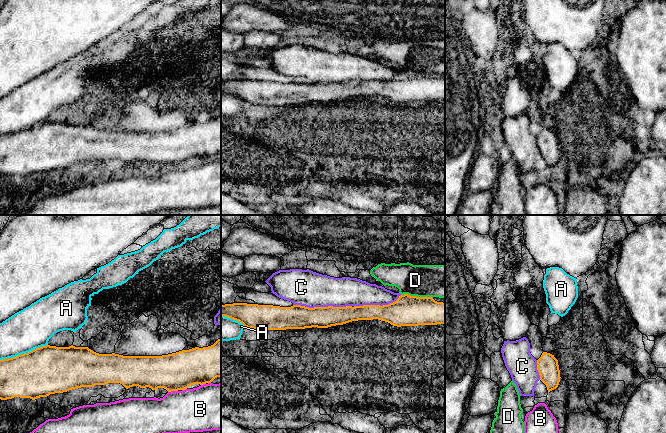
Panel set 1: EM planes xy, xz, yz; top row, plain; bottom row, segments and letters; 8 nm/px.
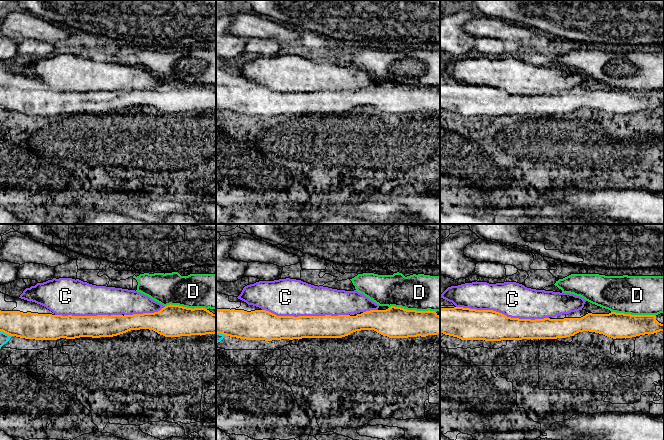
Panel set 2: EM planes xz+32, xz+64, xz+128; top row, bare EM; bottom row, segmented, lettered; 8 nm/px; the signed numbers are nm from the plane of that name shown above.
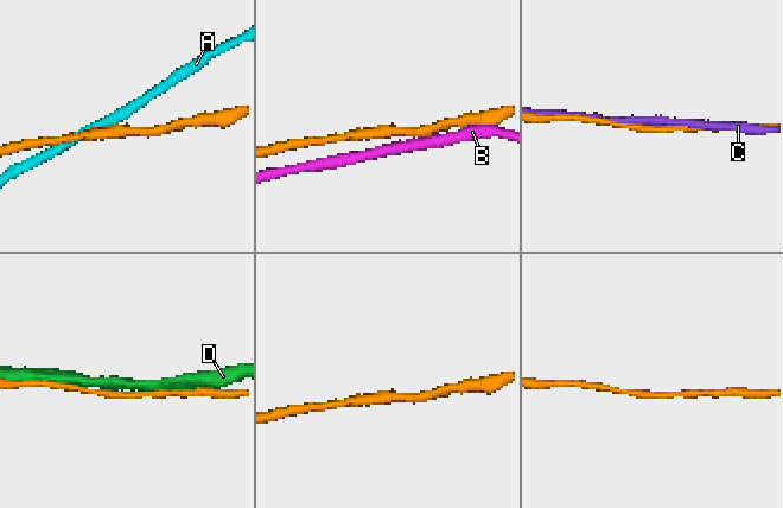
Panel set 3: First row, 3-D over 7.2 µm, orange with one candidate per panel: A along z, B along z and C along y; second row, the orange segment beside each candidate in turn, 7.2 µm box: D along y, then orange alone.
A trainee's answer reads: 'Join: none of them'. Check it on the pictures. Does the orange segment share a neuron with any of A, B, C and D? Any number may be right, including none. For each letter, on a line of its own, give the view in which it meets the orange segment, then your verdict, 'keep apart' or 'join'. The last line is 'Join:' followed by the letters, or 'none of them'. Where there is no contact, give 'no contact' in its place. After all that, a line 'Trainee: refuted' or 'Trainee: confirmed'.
A: contact in xy; keep apart
B: contact in xy; keep apart
C: contact in xz; join
D: contact in xz; keep apart
Join: C
Trainee: refuted

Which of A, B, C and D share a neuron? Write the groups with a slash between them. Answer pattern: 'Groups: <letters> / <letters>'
Groups: A / B / C / D

